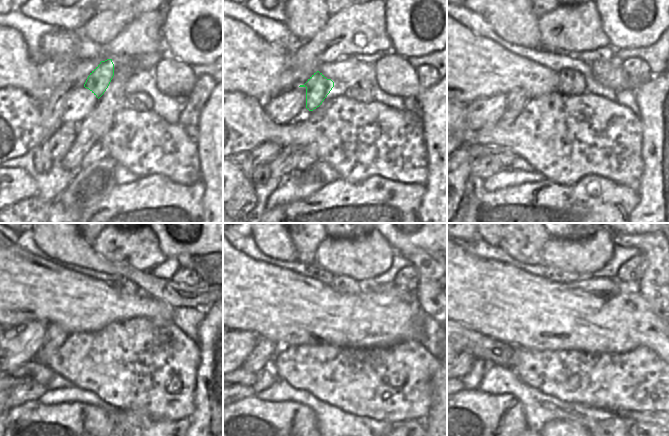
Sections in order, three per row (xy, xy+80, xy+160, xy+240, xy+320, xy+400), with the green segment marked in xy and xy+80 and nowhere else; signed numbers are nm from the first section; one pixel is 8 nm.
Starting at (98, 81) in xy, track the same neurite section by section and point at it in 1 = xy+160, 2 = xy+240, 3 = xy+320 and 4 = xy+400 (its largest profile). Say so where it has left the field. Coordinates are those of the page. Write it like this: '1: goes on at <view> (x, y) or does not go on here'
1: goes on at xy+160 (517, 98)
2: goes on at xy+240 (55, 336)
3: goes on at xy+320 (265, 350)
4: goes on at xy+400 (467, 359)

